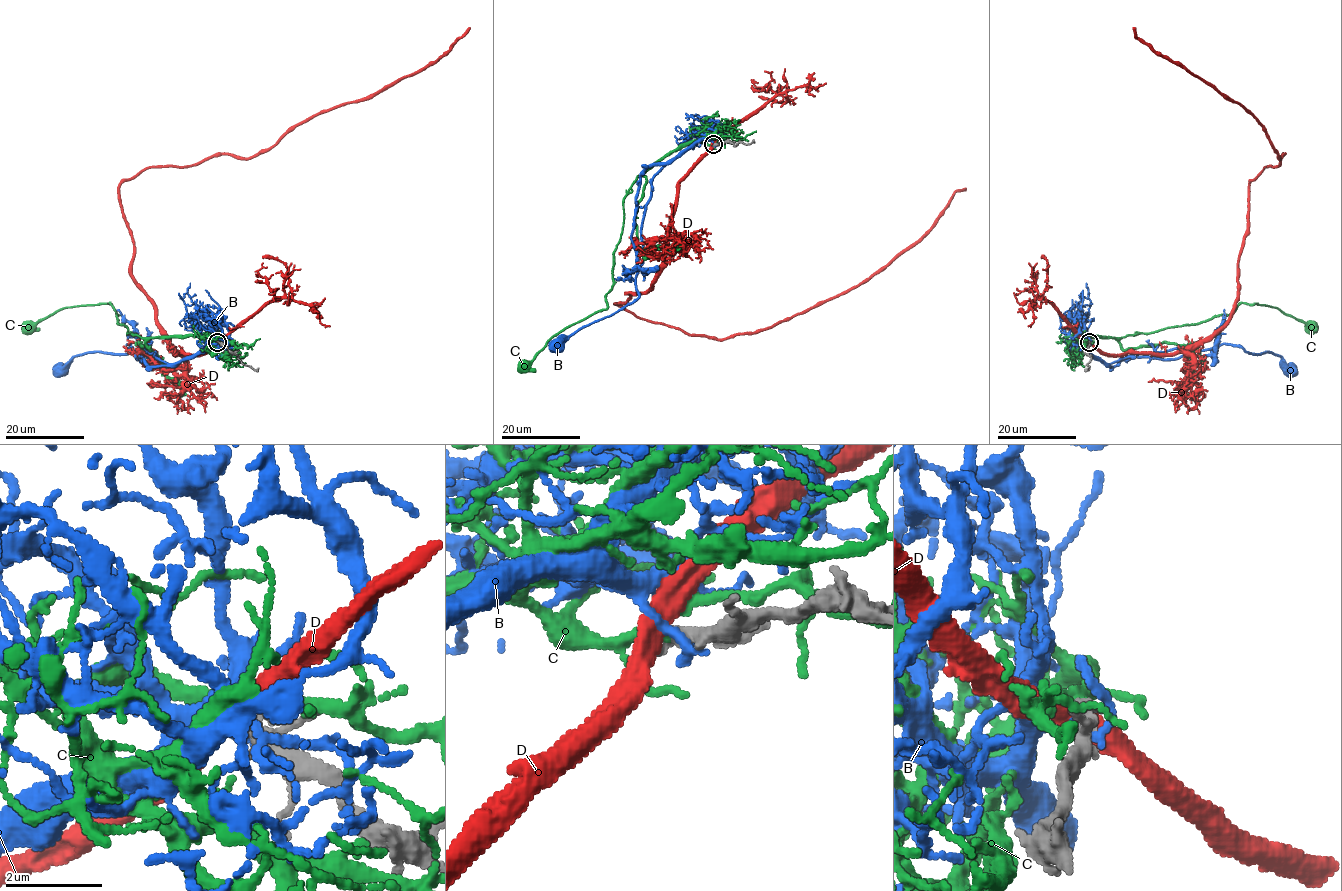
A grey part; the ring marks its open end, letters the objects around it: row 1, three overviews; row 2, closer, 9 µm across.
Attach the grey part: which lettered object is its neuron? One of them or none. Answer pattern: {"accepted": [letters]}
{"accepted": ["C"]}

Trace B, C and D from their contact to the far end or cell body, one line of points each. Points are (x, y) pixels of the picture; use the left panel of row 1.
B: (218, 342), (176, 363), (157, 358), (139, 343), (142, 347), (135, 352), (77, 354), (53, 374)
C: (218, 341), (189, 335), (141, 337), (128, 333), (126, 327), (118, 323), (110, 303), (62, 308), (28, 327)
D: (217, 341), (172, 351), (132, 273), (119, 186), (150, 167), (258, 155), (420, 72), (469, 27)

